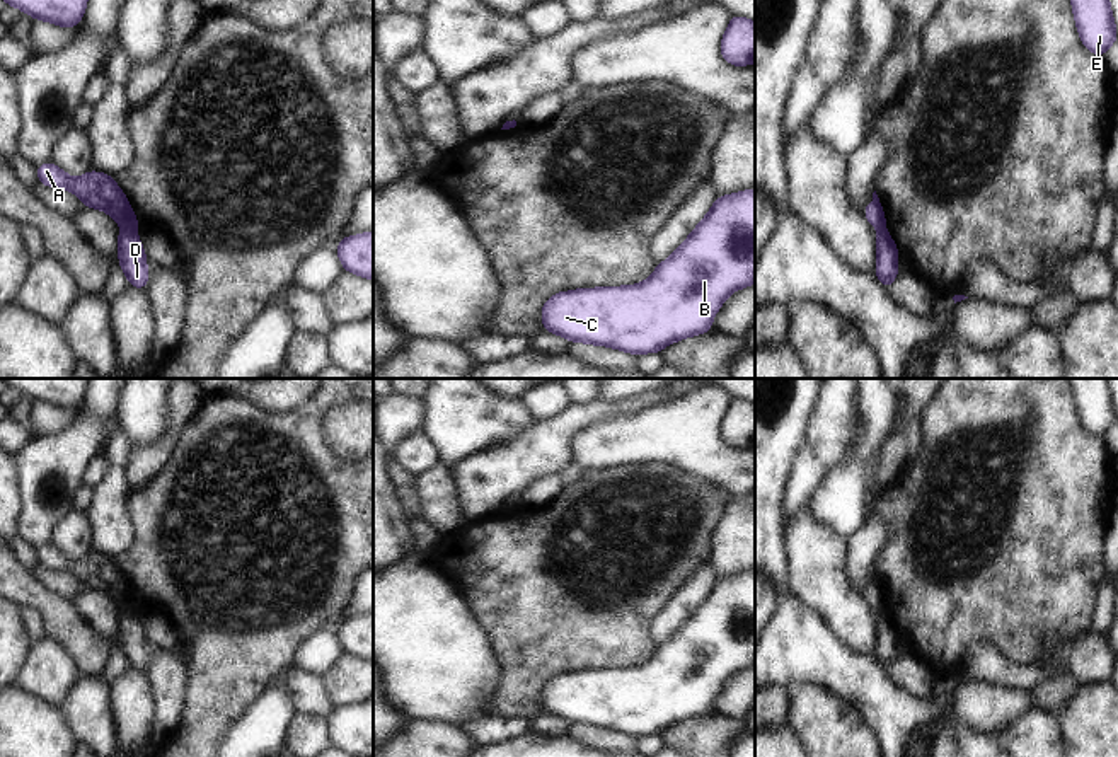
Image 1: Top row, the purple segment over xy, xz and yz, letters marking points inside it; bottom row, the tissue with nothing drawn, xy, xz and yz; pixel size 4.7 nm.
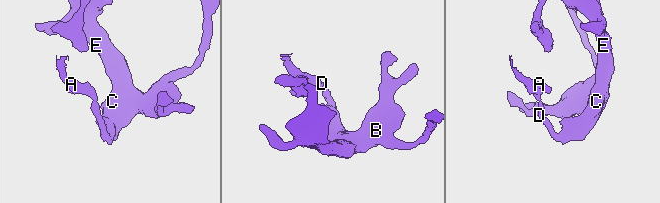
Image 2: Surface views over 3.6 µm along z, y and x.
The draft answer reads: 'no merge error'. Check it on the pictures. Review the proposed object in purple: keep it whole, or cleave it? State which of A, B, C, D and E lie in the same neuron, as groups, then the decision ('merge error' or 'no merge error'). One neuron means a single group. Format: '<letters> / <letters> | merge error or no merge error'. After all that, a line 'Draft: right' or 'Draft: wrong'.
A / B C D E | merge error
Draft: wrong

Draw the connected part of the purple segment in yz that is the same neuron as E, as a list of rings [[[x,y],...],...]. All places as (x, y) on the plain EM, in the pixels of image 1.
[[[1070,378],[1077,414],[1087,433],[1104,438],[1118,421],[1108,378]]]

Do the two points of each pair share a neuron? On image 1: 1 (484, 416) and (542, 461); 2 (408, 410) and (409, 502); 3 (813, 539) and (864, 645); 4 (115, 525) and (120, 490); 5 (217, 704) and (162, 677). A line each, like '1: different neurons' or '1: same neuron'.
1: different neurons
2: same neuron
3: same neuron
4: same neuron
5: different neurons

